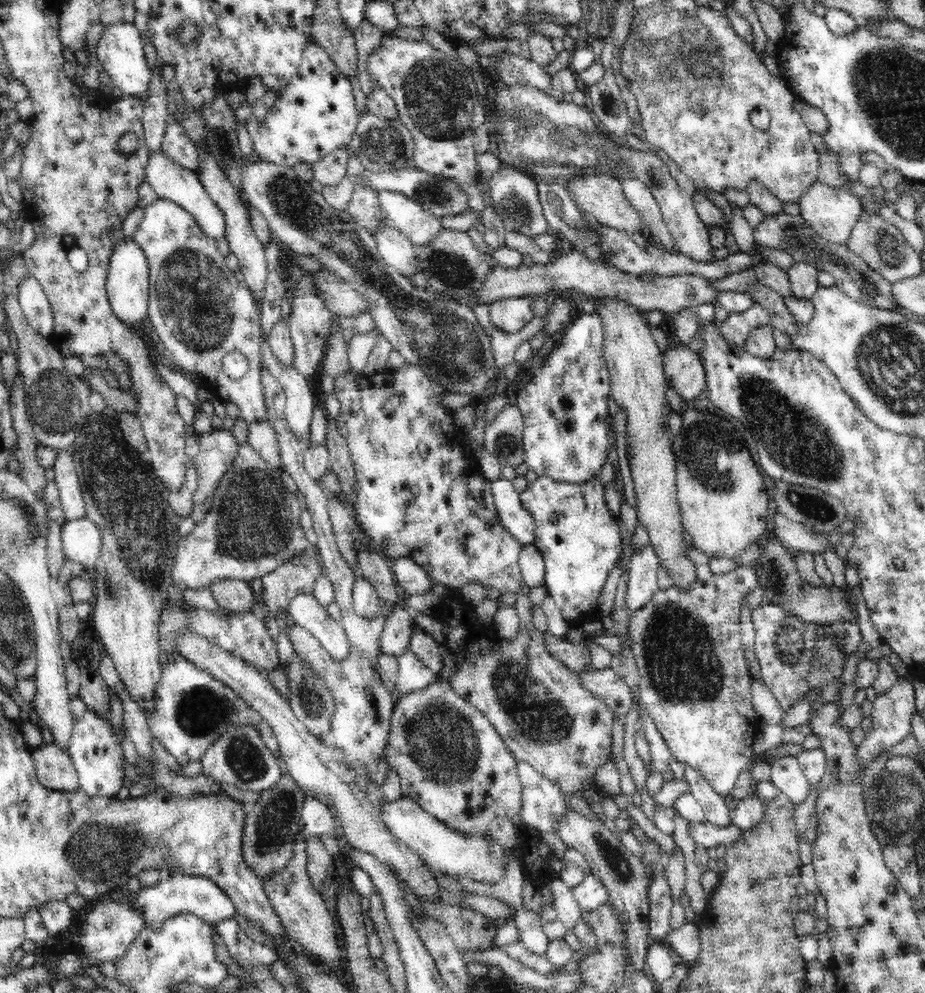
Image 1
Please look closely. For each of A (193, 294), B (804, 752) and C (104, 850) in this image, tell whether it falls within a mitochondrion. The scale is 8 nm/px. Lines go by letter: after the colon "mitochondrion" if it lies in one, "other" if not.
A: mitochondrion
B: other
C: mitochondrion

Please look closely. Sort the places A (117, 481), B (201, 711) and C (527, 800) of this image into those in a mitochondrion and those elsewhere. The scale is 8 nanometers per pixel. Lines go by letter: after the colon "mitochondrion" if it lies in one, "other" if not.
A: mitochondrion
B: mitochondrion
C: other

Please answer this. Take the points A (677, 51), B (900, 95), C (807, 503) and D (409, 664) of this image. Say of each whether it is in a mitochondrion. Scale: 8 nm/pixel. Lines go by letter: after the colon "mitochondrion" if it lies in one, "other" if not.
A: mitochondrion
B: mitochondrion
C: mitochondrion
D: other

